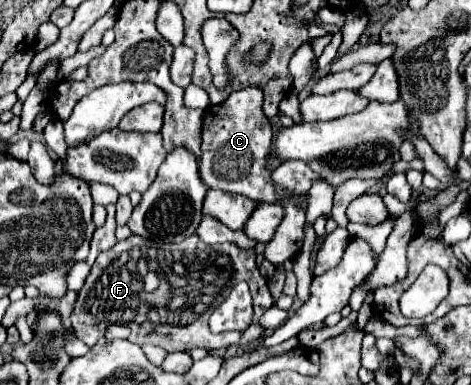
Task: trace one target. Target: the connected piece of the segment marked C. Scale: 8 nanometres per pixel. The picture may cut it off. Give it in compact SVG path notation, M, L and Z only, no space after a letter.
M257 85L243 91L235 91L227 101L205 109L203 141L199 173L209 189L221 189L227 193L241 193L259 203L275 203L277 193L267 169L269 153L273 147L273 127L263 113L263 89Z

